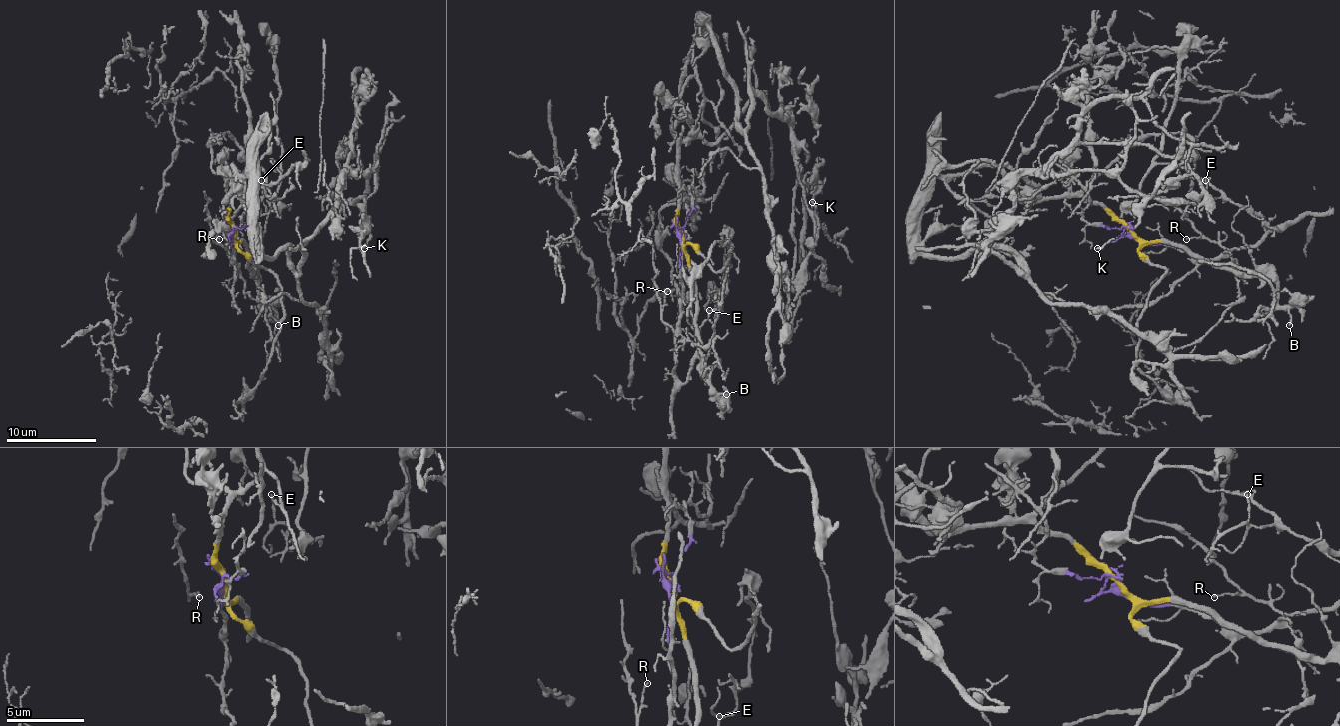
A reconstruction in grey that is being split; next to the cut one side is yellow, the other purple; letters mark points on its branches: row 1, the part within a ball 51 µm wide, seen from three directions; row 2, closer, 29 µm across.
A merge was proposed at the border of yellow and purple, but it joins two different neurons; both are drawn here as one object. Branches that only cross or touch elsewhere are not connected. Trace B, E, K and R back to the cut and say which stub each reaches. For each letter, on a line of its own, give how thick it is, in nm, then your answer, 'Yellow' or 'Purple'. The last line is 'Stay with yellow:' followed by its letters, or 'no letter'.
B: Thickness 120 nm. Yellow
E: Thickness 110 nm. Purple
K: Thickness 150 nm. Yellow
R: Thickness 80 nm. Purple
Stay with yellow: B, K

